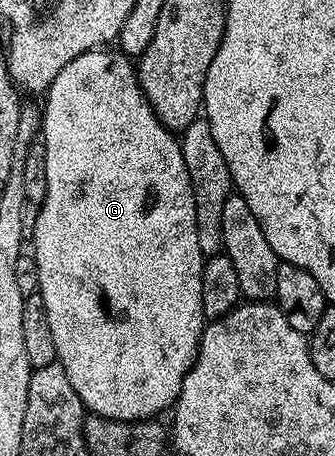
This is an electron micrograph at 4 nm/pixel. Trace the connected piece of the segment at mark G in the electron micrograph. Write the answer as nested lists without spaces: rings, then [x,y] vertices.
[[[118,49],[85,51],[80,53],[80,57],[68,61],[68,65],[64,65],[50,82],[49,89],[44,92],[44,99],[46,107],[41,108],[40,142],[46,151],[46,196],[37,208],[38,216],[32,219],[32,254],[40,269],[38,294],[48,313],[48,329],[52,329],[52,341],[56,341],[57,362],[68,373],[68,381],[72,381],[72,389],[76,389],[87,412],[129,423],[153,419],[161,416],[161,411],[169,412],[178,400],[184,377],[198,356],[204,326],[200,293],[204,256],[196,241],[196,201],[192,193],[192,181],[188,177],[188,165],[184,165],[182,144],[179,136],[155,117],[152,105],[138,84],[135,60],[129,55],[123,55]]]

